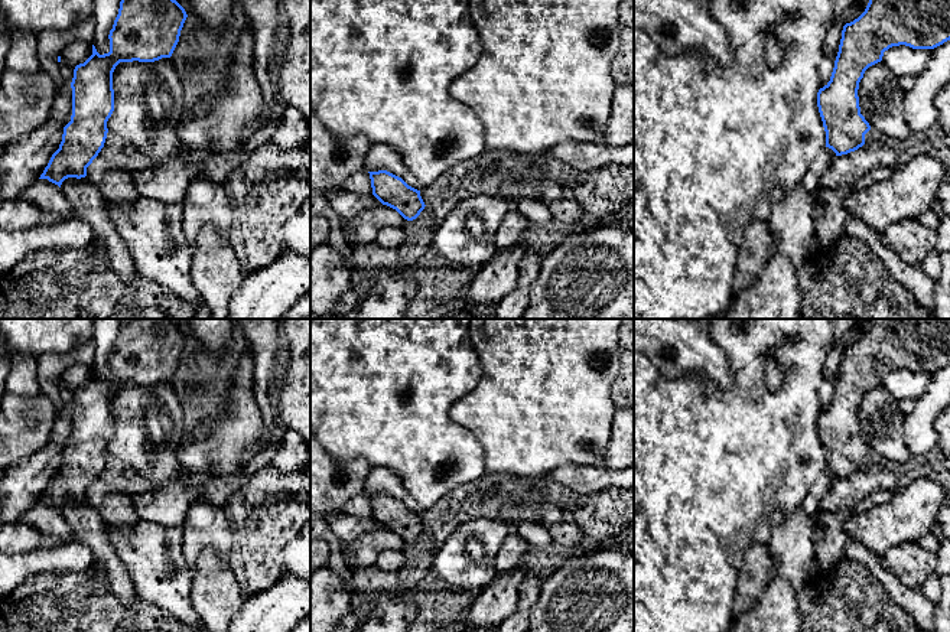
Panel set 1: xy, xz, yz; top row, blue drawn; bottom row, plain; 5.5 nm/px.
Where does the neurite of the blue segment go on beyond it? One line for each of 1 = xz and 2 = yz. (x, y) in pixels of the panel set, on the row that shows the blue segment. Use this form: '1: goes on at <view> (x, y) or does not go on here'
1: does not go on here
2: does not go on here

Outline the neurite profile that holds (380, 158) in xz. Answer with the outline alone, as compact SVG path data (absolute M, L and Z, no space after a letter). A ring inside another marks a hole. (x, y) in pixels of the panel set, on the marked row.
M372 144L365 162L365 172L387 170L398 177L401 177L409 186L422 190L426 185L419 180L404 164L401 154L385 144Z

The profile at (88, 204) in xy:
M88 176L68 177L61 189L69 201L75 216L88 222L95 240L101 240L110 254L110 261L120 278L133 283L139 274L133 265L130 253L117 234L110 216L110 201L98 190Z

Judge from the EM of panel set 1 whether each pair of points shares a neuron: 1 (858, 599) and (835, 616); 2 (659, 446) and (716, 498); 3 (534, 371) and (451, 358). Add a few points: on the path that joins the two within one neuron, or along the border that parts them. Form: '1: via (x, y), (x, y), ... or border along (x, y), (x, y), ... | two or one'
1: via (852, 605), (840, 616) | one
2: via (673, 461), (689, 476), (695, 476), (702, 484) | one
3: border along (468, 334), (481, 365), (481, 377), (467, 394) | two

